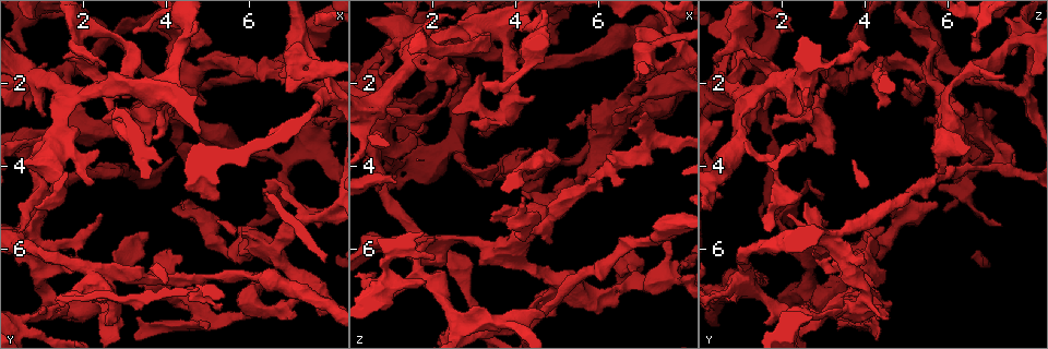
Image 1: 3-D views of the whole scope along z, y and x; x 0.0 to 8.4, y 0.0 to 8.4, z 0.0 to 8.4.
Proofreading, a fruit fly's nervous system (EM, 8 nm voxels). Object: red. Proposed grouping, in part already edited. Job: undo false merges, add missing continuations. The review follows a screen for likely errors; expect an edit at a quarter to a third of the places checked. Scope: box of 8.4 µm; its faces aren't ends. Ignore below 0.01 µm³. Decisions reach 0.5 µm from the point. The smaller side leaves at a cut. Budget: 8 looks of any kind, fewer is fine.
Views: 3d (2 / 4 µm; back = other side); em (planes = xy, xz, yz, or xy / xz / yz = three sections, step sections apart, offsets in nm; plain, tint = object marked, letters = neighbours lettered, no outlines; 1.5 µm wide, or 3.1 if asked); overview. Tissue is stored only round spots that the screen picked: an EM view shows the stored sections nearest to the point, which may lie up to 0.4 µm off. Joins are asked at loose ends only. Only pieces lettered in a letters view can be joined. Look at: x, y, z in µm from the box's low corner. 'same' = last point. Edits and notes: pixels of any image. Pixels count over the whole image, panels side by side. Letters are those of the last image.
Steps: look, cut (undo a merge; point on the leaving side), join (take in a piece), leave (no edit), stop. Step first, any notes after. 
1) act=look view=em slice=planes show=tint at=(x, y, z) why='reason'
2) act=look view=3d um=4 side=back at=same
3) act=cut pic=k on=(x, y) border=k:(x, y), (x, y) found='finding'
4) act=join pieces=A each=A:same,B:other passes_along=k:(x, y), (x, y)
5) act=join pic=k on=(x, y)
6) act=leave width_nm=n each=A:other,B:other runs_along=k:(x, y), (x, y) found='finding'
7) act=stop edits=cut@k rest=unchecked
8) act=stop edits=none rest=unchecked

act=look view=3d um=2 at=(0.65, 1.20, 6.55) why='branch stops here'

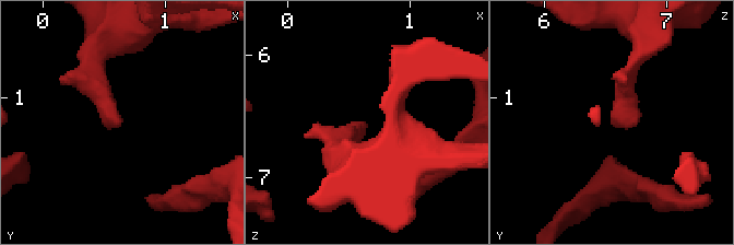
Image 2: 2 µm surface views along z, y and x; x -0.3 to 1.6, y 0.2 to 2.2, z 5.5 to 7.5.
act=look view=em slice=xz step=4 show=tint at=(0.60, 1.22, 6.56)

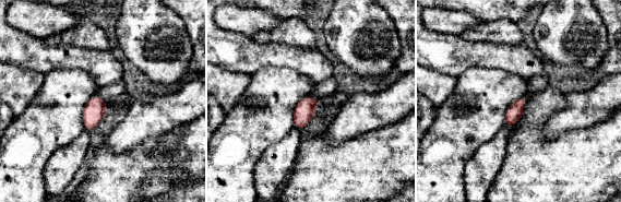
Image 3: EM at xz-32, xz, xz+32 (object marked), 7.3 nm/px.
act=look view=em slice=planes show=letters at=same

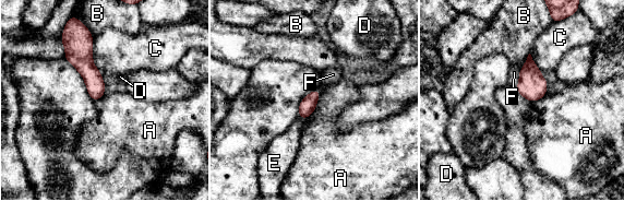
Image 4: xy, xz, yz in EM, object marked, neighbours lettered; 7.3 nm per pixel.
act=leave each=A:other,B:other,C:other,D:other,E:other,F:other found='no lettered piece goes on from it'

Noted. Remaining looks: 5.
act=look view=em slice=planes show=letters at=(7.15, 1.85, 3.55) why='side arm on a straight run'

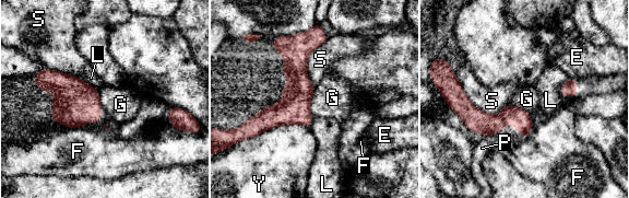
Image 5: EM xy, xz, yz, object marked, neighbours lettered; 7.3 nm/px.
act=leave longest_contact=Y:550nm each=E:other,F:other,G:other,L:other,P:other,S:other,Y:other border=5:(455, 76), (483, 111), (507, 104) found='all the same neuron'

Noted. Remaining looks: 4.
act=look view=em slice=xz step=4 show=letters at=(2.60, 7.10, 3.60) why='three-way junction'

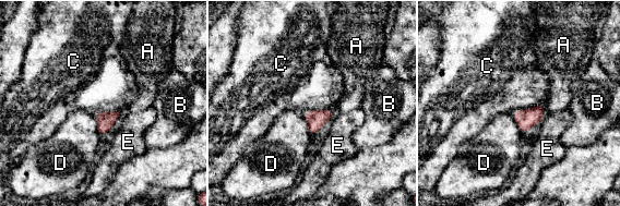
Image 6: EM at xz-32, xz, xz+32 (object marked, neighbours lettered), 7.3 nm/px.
act=leave each=A:other,B:other,C:other,D:other,E:other border=6:(94, 117), (97, 123), (98, 135) found='continuous, no second neuron'

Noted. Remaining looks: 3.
act=stop edits=none rest=unchecked

